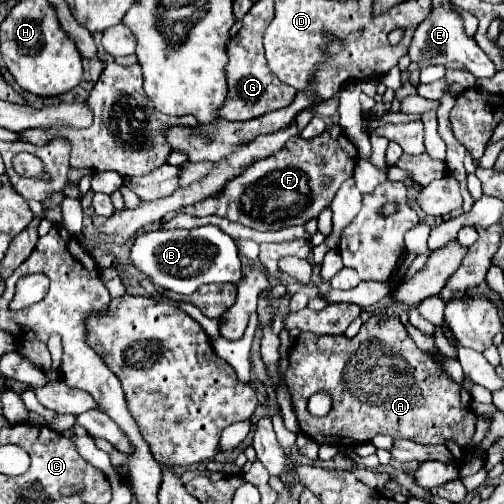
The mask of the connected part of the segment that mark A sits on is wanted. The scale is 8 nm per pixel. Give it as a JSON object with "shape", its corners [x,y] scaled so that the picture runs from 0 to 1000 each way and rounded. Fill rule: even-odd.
{"shape":[[[738,625],[710,657],[710,665],[702,669],[702,677],[690,677],[683,665],[619,665],[619,661],[599,661],[591,673],[587,673],[587,688],[575,692],[575,704],[571,704],[571,776],[583,792],[583,819],[591,827],[591,843],[599,851],[599,859],[607,867],[615,867],[619,875],[627,875],[631,883],[639,879],[663,879],[667,887],[702,887],[702,883],[714,883],[722,875],[734,875],[742,863],[774,863],[778,871],[794,867],[794,871],[817,871],[825,879],[837,879],[837,883],[885,883],[889,875],[901,875],[913,883],[913,891],[921,895],[921,903],[933,903],[937,891],[933,891],[933,875],[940,867],[940,855],[944,855],[944,823],[937,812],[917,812],[913,804],[913,764],[905,756],[893,752],[893,744],[877,732],[877,708],[869,704],[857,704],[857,700],[841,700],[837,692],[829,688],[790,688],[790,677],[806,677],[802,673],[802,645],[790,641],[790,629],[786,625]],[[631,776],[647,776],[655,780],[659,788],[659,808],[651,815],[647,827],[619,827],[615,815],[607,812],[607,800],[611,792],[631,780]]]}

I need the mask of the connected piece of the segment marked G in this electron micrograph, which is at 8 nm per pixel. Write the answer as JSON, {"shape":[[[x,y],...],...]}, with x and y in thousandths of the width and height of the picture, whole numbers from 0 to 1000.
{"shape":[[[476,73],[468,81],[456,81],[452,89],[452,200],[444,216],[437,216],[437,232],[448,240],[492,240],[508,236],[524,224],[571,212],[583,192],[587,177],[575,169],[560,165],[552,153],[540,149],[540,141],[528,133],[528,113],[520,105],[520,73],[516,73],[516,93],[512,85],[492,85]]]}

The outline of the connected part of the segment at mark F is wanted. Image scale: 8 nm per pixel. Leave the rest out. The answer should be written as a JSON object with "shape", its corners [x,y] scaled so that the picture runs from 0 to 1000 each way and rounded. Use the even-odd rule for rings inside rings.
{"shape":[[[655,248],[639,268],[611,280],[587,268],[556,304],[548,304],[548,312],[508,319],[508,327],[496,327],[476,351],[468,351],[468,359],[456,359],[440,383],[371,409],[365,423],[389,431],[433,427],[512,458],[552,458],[575,446],[603,446],[655,411],[675,367],[702,347],[706,315],[710,300],[675,248]],[[643,351],[659,355],[651,371],[639,367]]]}

